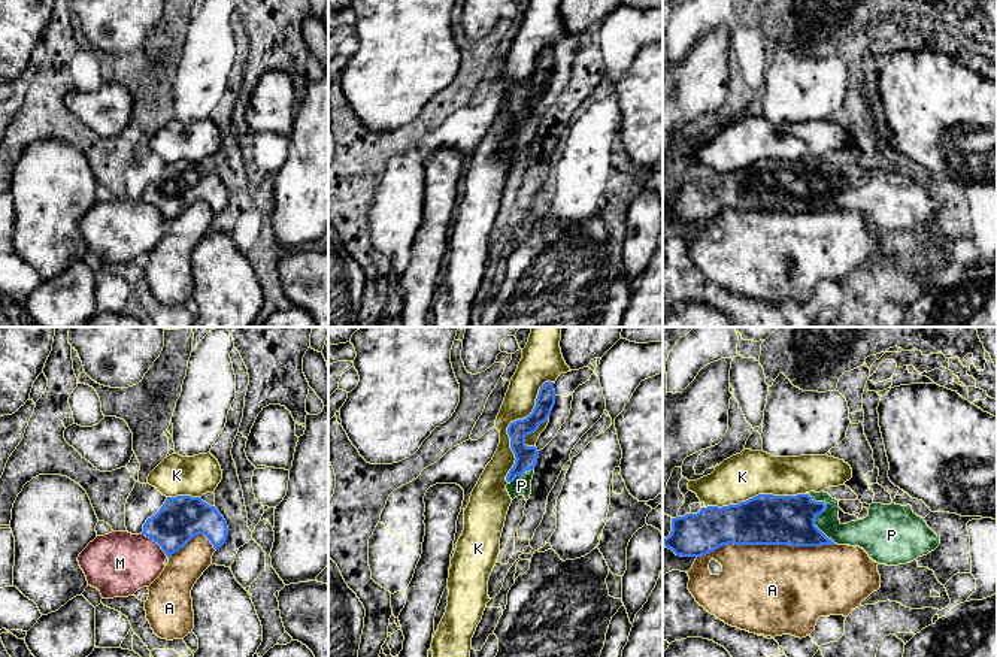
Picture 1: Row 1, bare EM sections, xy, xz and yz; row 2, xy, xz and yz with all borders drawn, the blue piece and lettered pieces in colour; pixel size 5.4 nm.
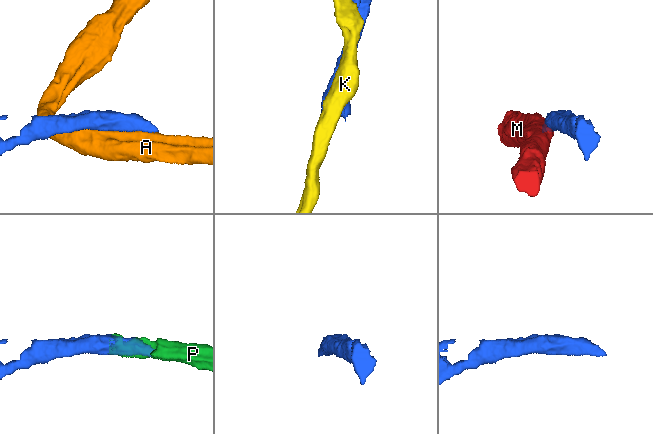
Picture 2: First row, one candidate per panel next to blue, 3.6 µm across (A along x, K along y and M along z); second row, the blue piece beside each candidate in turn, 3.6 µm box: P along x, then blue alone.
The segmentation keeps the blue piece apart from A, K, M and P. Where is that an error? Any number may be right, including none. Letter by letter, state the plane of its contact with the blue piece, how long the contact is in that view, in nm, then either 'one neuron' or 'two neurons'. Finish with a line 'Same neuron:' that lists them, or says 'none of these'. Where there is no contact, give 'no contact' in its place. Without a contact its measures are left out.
A: yz | 750 nm | two neurons
K: xz | 600 nm | two neurons
M: xy | 190 nm | two neurons
P: yz | 320 nm | one neuron
Same neuron: P

